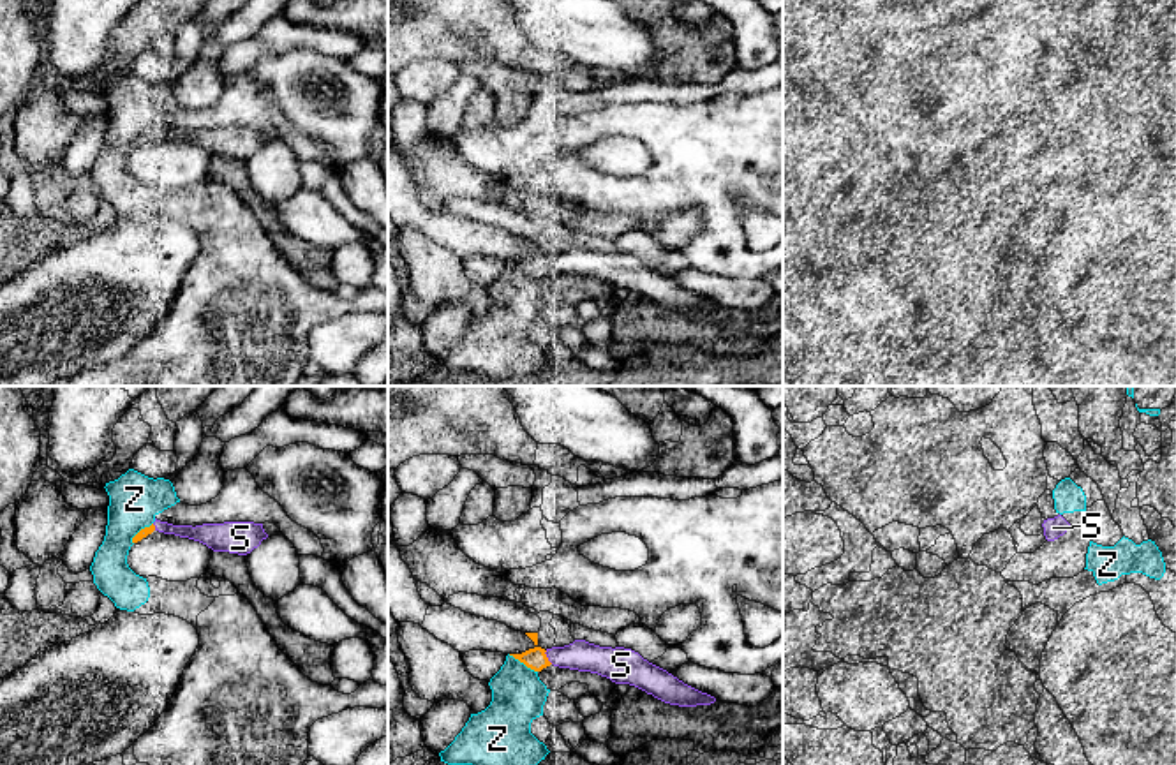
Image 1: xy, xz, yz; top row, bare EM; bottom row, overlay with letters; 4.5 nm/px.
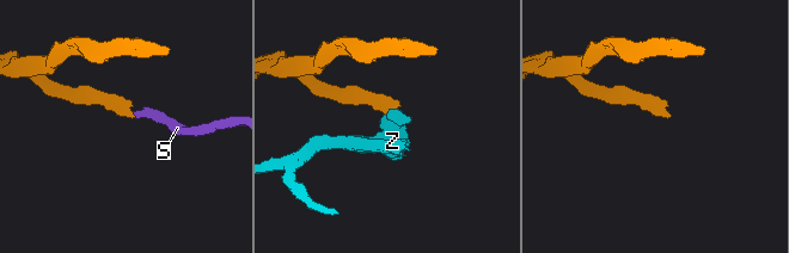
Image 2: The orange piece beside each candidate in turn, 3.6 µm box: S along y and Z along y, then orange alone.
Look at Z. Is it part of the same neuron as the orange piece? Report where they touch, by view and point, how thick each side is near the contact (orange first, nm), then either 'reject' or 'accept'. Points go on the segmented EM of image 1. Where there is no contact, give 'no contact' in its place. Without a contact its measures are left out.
contact xz (522, 661); calibres 100 and 240 nm; reject

